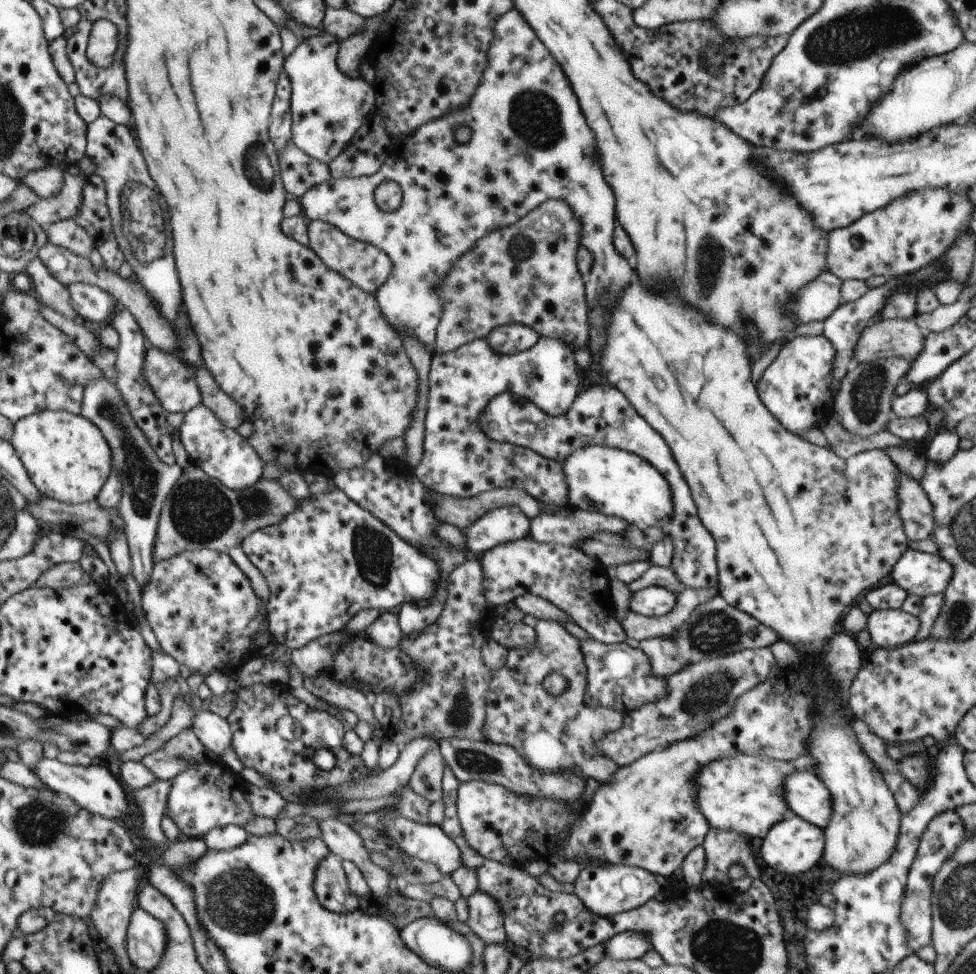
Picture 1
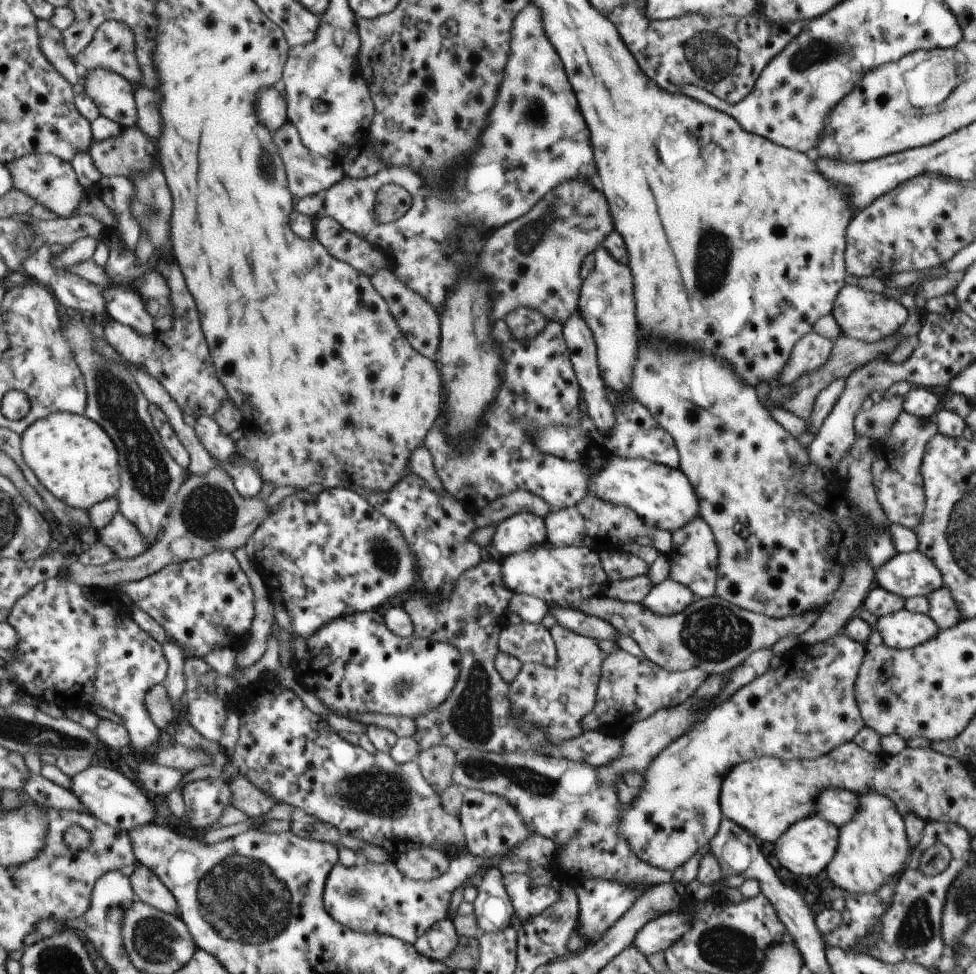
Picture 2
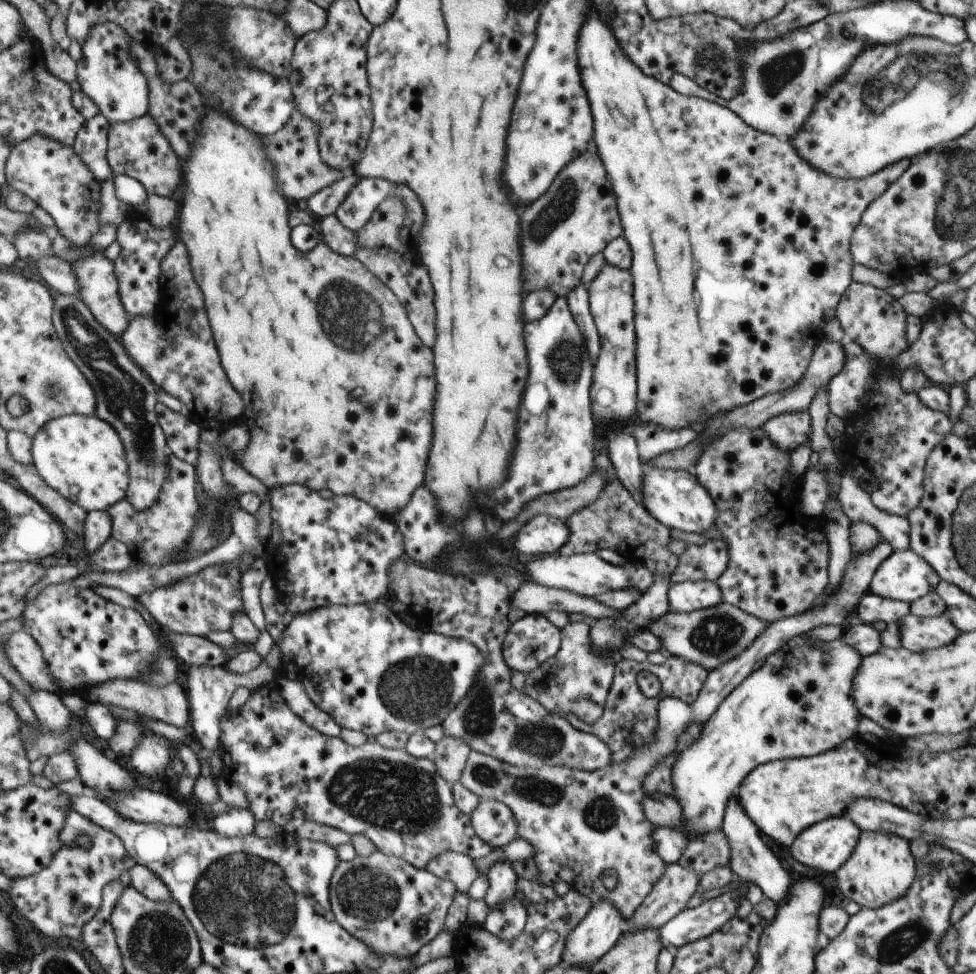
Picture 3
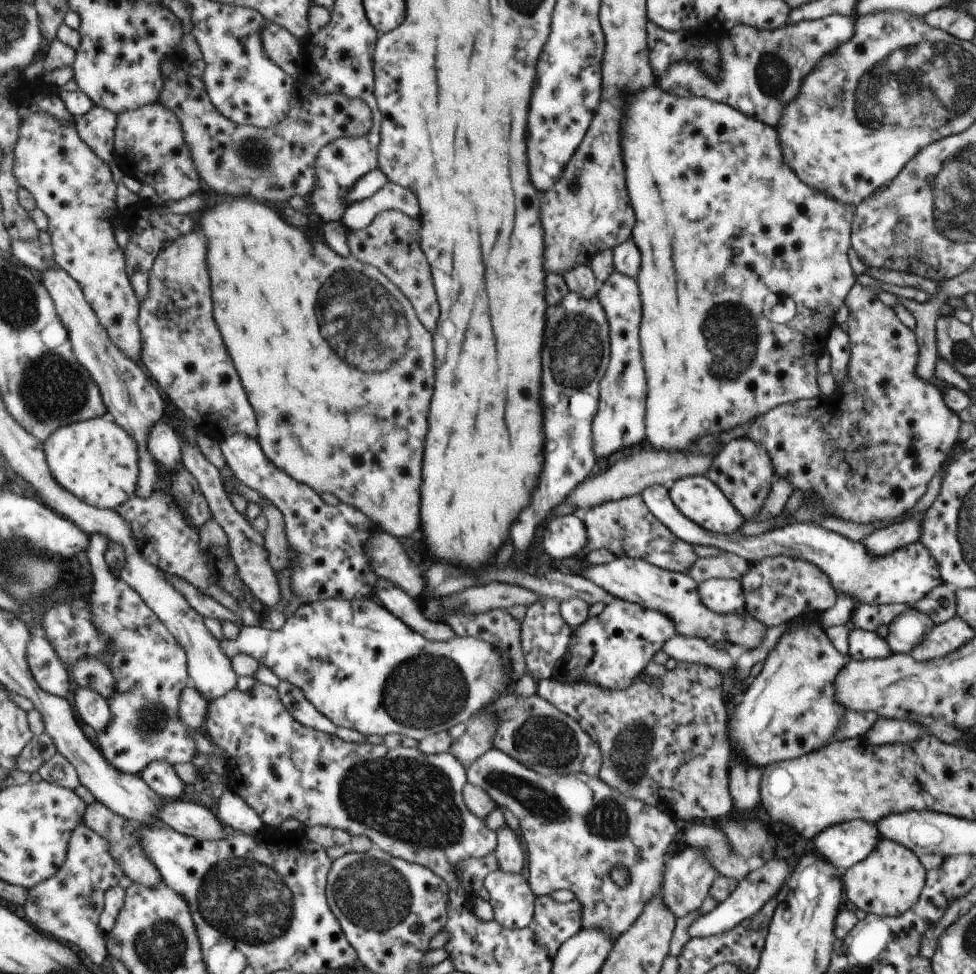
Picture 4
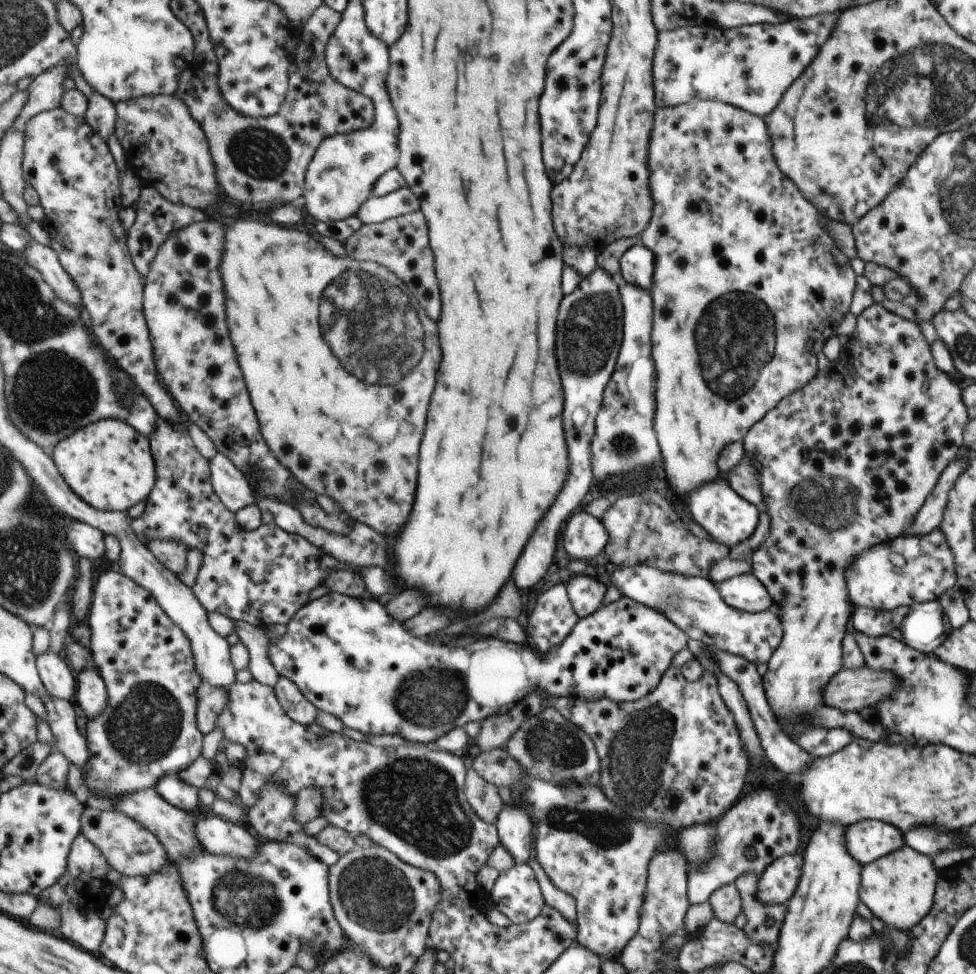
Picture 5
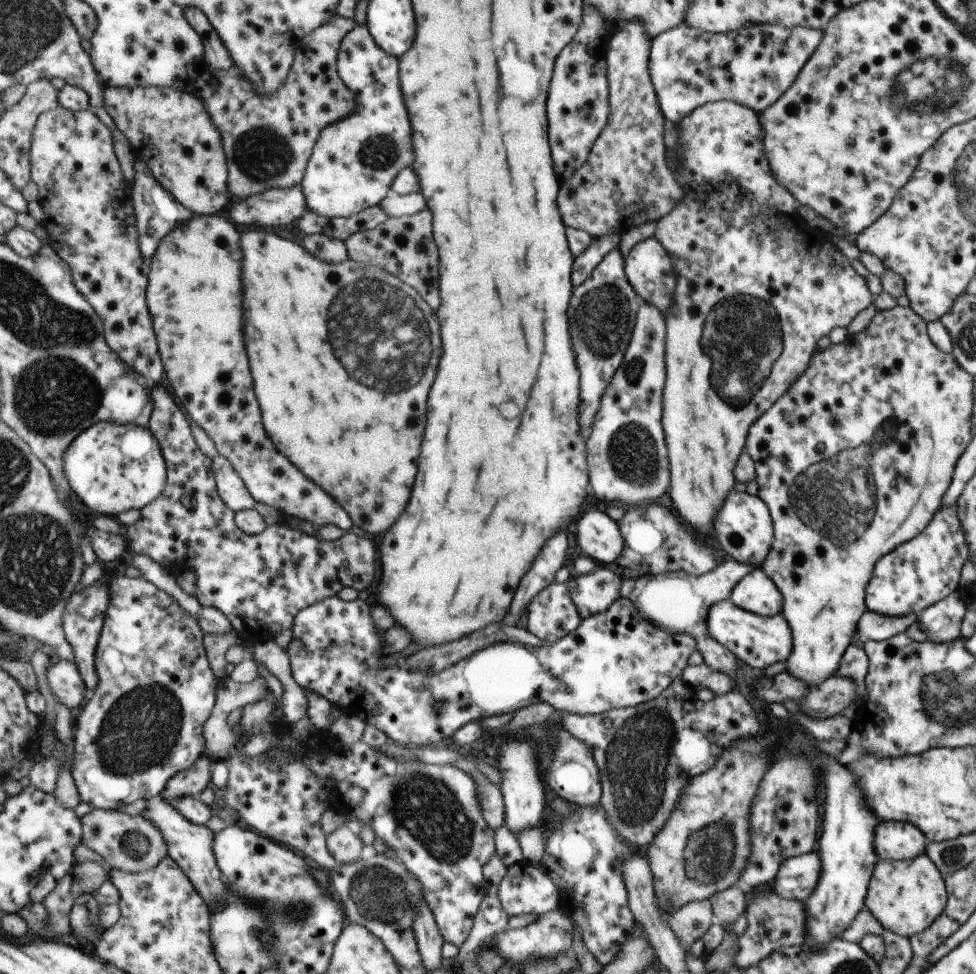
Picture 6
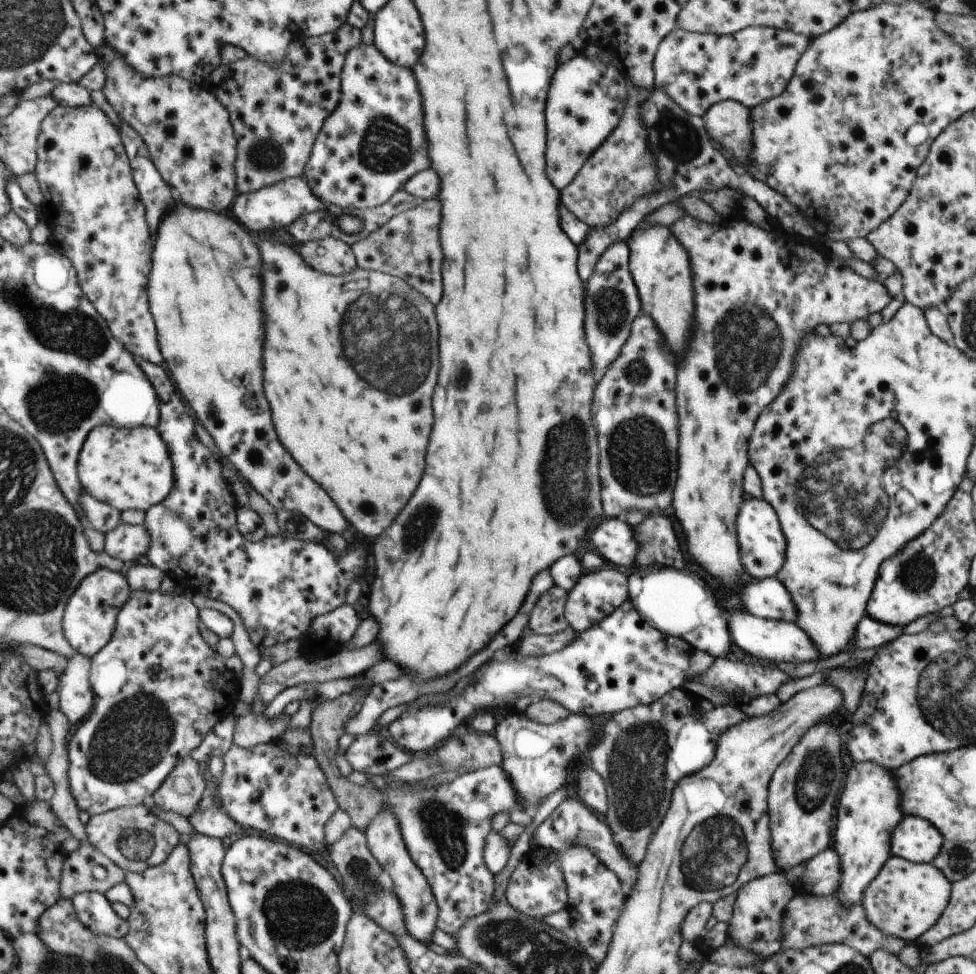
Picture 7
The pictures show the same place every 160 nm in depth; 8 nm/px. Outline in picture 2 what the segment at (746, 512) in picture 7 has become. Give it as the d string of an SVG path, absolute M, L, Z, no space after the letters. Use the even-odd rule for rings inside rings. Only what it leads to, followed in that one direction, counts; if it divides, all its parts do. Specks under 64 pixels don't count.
M605 458L604 466L591 475L588 490L605 502L628 506L647 526L670 533L683 528L701 513L697 492L682 470L645 459Z

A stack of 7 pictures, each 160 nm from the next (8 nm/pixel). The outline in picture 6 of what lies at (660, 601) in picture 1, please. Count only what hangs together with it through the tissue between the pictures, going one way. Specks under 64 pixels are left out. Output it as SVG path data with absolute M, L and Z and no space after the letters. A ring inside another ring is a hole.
M759 567L749 571L731 589L728 598L736 607L770 617L782 612L782 593Z

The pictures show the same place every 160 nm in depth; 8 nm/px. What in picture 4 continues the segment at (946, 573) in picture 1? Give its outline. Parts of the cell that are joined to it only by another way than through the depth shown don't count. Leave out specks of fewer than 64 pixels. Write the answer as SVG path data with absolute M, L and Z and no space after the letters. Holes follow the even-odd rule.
M661 485L647 487L640 492L641 498L649 512L673 534L687 542L699 546L715 546L727 553L739 555L747 561L758 561L762 558L786 556L803 559L813 563L819 570L825 572L830 585L842 595L850 596L856 604L888 605L903 603L914 606L926 596L935 586L942 584L938 563L921 541L915 541L898 548L888 555L868 553L860 541L847 539L838 533L828 531L820 525L811 522L789 522L781 528L773 528L760 535L744 536L741 533L730 535L712 533L689 520L671 502L668 490Z

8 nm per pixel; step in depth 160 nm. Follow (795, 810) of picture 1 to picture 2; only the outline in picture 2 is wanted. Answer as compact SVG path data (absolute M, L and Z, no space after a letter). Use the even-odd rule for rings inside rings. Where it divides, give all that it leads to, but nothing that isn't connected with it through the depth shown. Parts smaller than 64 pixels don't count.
M823 789L814 802L815 813L819 813L836 827L853 820L858 809L858 796L841 789Z

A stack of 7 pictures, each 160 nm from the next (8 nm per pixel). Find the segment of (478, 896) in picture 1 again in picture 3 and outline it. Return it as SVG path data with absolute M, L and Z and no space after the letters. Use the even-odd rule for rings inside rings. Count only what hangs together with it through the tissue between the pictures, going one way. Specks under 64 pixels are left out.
M497 861L487 868L485 875L488 880L488 889L484 897L488 907L497 906L503 901L509 901L517 888L517 875L511 869L510 862Z

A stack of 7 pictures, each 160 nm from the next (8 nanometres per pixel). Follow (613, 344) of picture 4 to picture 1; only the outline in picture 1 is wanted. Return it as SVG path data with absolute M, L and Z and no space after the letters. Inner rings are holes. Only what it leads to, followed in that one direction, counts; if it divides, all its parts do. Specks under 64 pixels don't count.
M507 10L506 14L501 14L499 18L495 18L495 24L493 24L493 38L489 42L489 48L487 48L487 68L483 70L483 82L479 82L479 90L475 90L475 98L471 98L471 102L467 104L467 108L459 110L459 112L451 112L451 114L443 114L442 118L435 118L435 121L425 122L422 126L414 131L414 134L409 134L407 138L403 140L397 140L393 142L393 150L391 156L385 162L385 165L377 172L377 174L361 176L360 178L332 178L323 182L318 186L313 186L301 201L303 206L303 214L309 221L323 220L329 222L334 226L337 226L344 234L350 235L351 238L358 239L362 242L367 242L378 247L380 250L386 252L391 258L391 263L394 264L394 270L389 278L389 281L378 291L376 294L379 300L379 306L382 307L383 316L387 318L387 322L391 324L391 327L398 333L399 338L403 336L407 338L417 338L419 342L427 346L427 350L431 351L434 355L435 345L437 340L438 326L441 324L442 317L442 300L439 298L439 282L443 281L443 278L447 277L450 270L454 267L454 263L458 261L461 254L466 253L467 250L474 246L474 243L479 238L486 236L488 233L494 232L498 229L503 229L507 226L514 225L519 221L519 218L525 217L528 213L535 209L535 206L542 205L543 202L551 200L563 200L570 207L570 210L574 214L574 218L581 224L581 245L585 248L592 257L591 269L585 282L585 296L586 303L589 308L589 324L590 324L590 345L588 352L591 357L597 361L601 356L601 350L603 350L603 338L605 338L605 330L607 329L607 320L609 320L609 304L613 304L621 294L623 290L631 284L631 282L637 282L637 276L635 272L629 268L627 260L621 258L619 253L613 244L611 244L611 232L613 232L613 226L615 226L615 196L614 192L611 192L611 186L605 184L605 178L599 170L599 158L597 158L597 152L595 152L595 140L593 140L593 134L591 130L587 128L585 124L585 118L579 110L579 104L577 104L577 98L575 94L571 92L571 86L565 77L565 74L561 71L557 60L551 56L551 54L545 49L545 46L537 39L537 36L531 31L531 28L527 25L525 19L521 18L517 10ZM457 128L469 128L471 130L471 142L467 144L457 144L455 142L453 132ZM385 181L393 181L402 190L402 202L399 202L399 206L395 210L383 211L376 202L376 194L378 187Z

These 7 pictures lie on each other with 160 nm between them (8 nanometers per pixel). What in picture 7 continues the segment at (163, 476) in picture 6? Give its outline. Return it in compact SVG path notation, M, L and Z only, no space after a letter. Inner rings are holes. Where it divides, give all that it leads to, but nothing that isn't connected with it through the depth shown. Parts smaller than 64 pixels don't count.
M113 425L95 427L81 451L78 471L85 491L89 491L95 498L108 505L117 507L121 512L129 509L147 512L152 506L165 501L175 486L174 462L170 455L170 446L158 428L152 426L132 429Z

